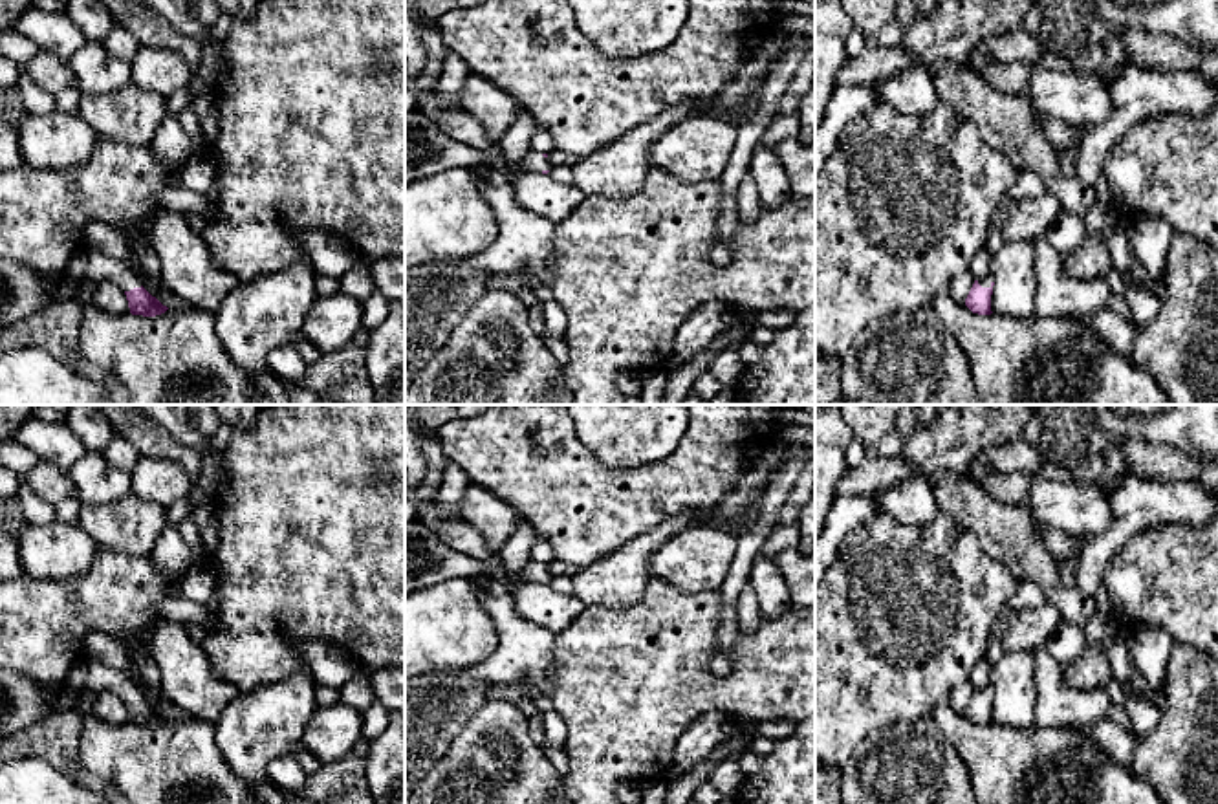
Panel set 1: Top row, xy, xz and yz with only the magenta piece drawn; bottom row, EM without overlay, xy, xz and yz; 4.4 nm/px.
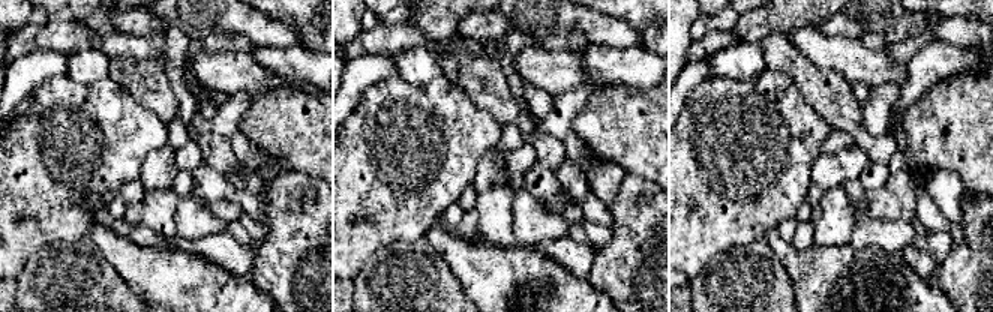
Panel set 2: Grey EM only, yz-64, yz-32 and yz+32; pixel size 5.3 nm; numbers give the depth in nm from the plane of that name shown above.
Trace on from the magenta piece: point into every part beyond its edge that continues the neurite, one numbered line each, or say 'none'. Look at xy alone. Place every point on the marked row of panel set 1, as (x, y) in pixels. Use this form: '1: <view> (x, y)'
1: xy (22, 292)

